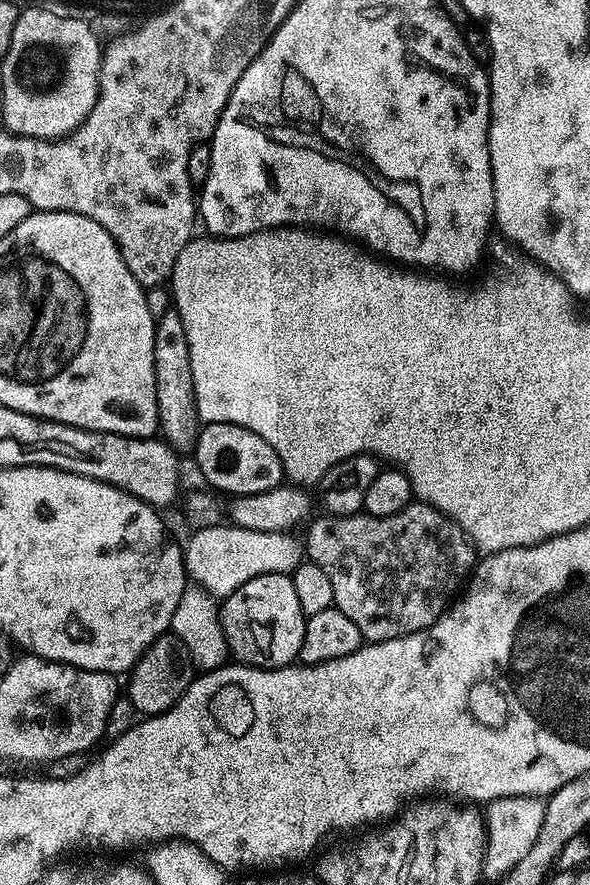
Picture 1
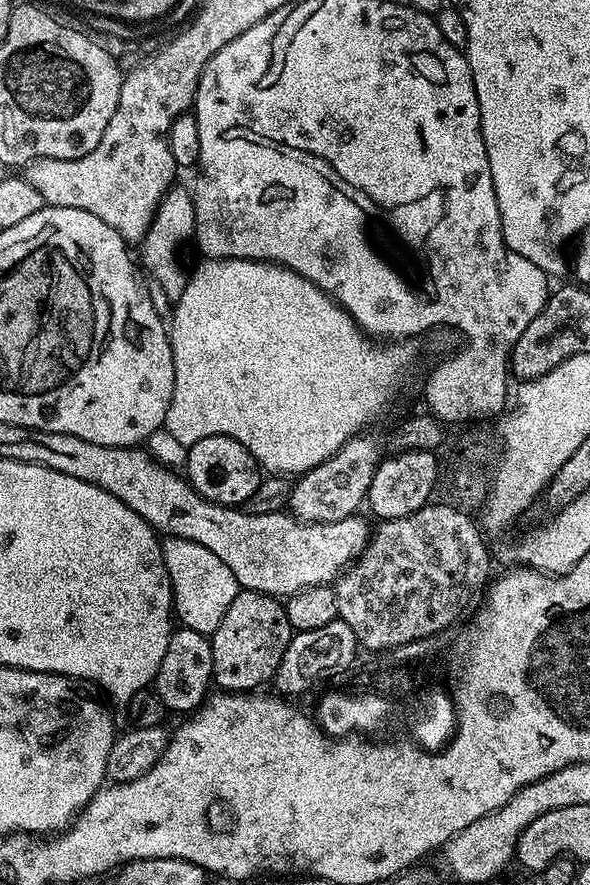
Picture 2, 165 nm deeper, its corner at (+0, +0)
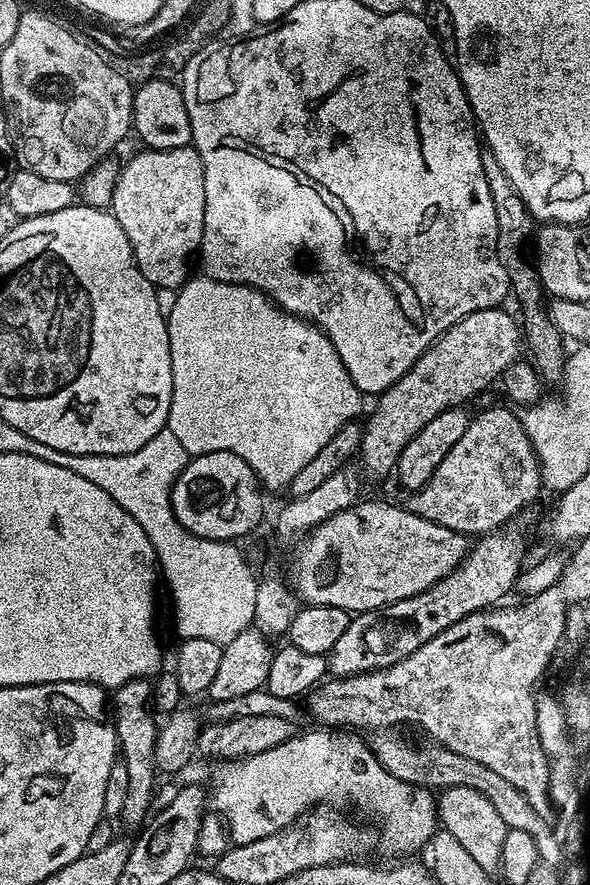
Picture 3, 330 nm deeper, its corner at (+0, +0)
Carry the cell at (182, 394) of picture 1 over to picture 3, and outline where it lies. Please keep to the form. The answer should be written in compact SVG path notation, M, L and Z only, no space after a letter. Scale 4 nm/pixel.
M195 147L175 148L174 150L140 150L140 153L119 169L110 211L113 218L126 230L126 238L132 247L132 257L142 270L142 274L157 288L181 289L190 279L188 255L200 247L204 229L206 210L206 178L202 158Z

